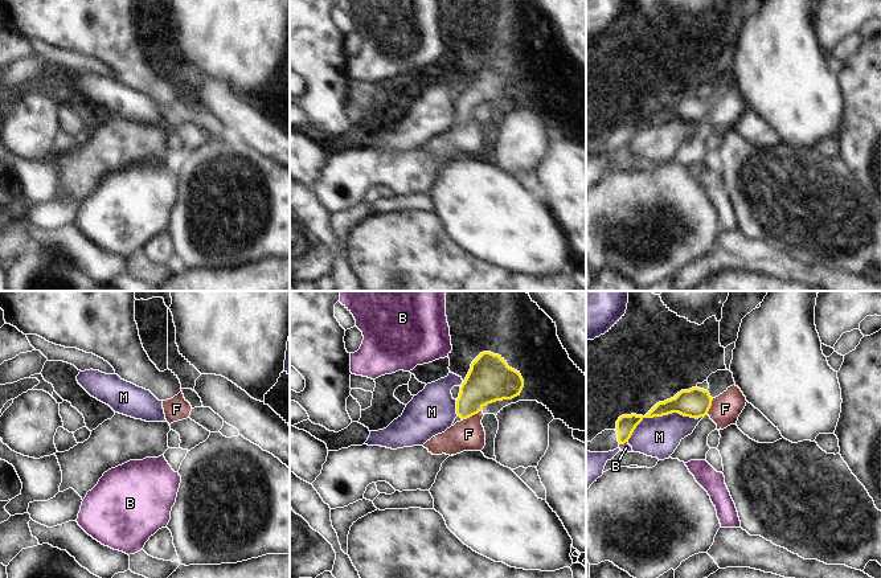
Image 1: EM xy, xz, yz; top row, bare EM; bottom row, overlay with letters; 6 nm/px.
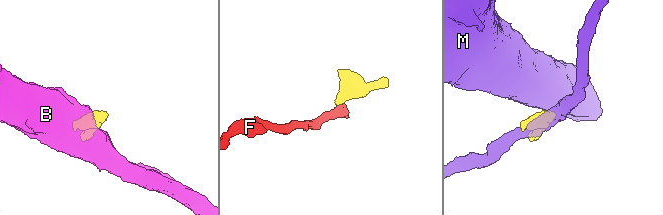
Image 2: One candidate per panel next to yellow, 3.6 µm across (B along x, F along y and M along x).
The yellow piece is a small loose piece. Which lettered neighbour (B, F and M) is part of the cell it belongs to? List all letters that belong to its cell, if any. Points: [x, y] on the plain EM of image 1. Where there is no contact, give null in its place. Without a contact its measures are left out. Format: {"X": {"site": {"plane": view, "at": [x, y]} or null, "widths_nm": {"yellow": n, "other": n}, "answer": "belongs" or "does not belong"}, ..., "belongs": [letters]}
{"B": {"site": {"plane": "yz", "at": [623, 147]}, "widths_nm": {"yellow": 120, "other": 50}, "answer": "does not belong"}, "F": {"site": {"plane": "xz", "at": [471, 119]}, "widths_nm": {"yellow": 260, "other": 190}, "answer": "does not belong"}, "M": {"site": {"plane": "yz", "at": [662, 119]}, "widths_nm": {"yellow": 180, "other": 240}, "answer": "does not belong"}, "belongs": []}

